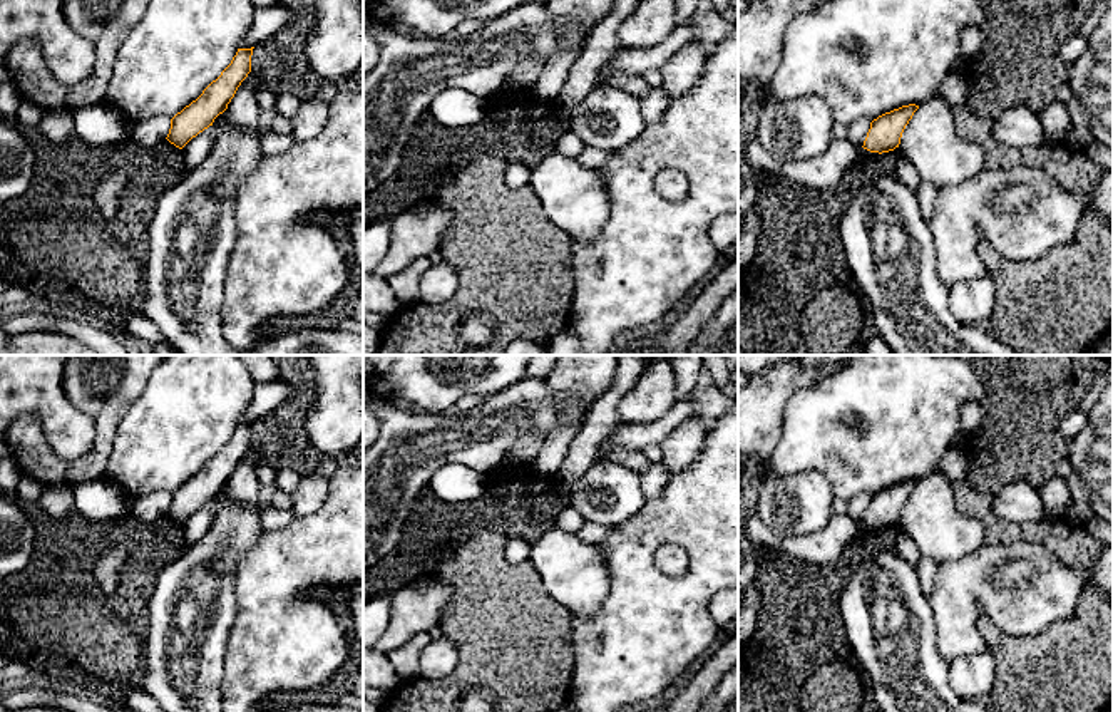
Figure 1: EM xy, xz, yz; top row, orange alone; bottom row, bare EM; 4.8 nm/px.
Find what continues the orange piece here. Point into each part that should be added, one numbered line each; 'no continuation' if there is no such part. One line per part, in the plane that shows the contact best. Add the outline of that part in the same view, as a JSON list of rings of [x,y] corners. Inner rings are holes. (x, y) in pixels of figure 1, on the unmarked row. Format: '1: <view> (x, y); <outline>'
no continuation

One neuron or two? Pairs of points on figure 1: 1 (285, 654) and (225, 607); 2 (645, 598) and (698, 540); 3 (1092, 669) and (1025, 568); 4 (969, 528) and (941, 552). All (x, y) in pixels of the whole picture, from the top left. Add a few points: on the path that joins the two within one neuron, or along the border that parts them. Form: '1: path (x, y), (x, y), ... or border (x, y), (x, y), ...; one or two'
1: border (236, 573), (236, 619), (226, 652); two
2: path (665, 598), (670, 598), (698, 570), (698, 560); one
3: border (1083, 588), (1068, 617), (1023, 637); two
4: path (963, 535), (958, 535), (948, 545); one

